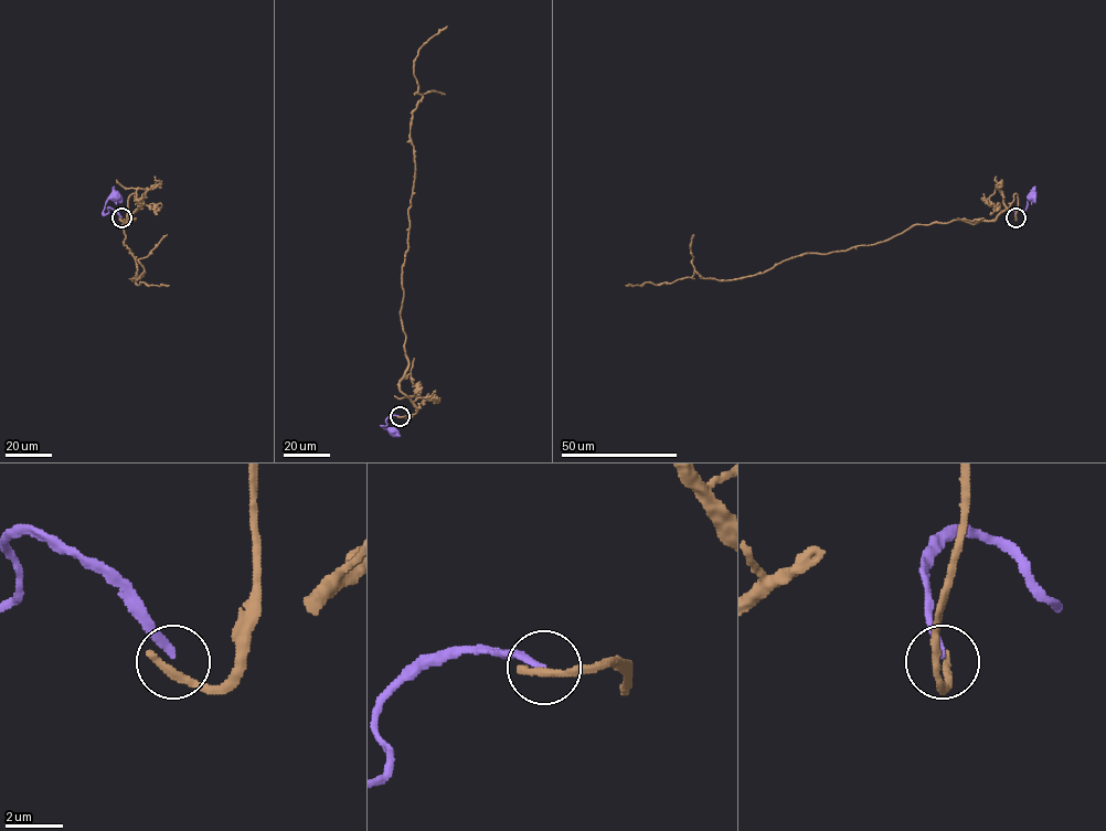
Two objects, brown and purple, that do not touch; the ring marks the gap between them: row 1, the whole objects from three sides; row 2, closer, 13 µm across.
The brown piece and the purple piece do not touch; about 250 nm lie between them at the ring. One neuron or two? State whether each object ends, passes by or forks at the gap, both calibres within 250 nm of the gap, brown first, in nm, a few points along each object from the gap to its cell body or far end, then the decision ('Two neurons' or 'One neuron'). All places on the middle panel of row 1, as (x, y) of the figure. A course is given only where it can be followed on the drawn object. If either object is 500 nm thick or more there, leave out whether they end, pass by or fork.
At the ring brown ends. At the ring purple ends. Thickness 360 nm (brown) against 240 nm. Course of brown: (399, 416), (417, 411), (400, 390), (411, 118), (422, 95), (414, 61), (447, 27). Course of purple: (400, 416), (387, 417), (386, 424), (382, 425), (393, 430). Two neurons

